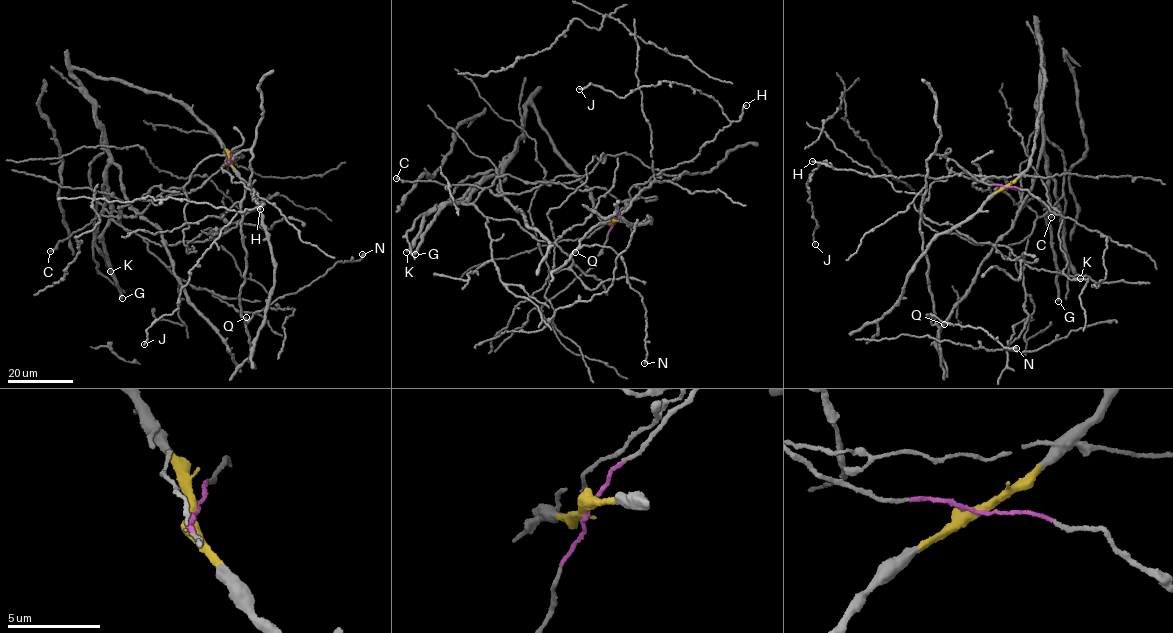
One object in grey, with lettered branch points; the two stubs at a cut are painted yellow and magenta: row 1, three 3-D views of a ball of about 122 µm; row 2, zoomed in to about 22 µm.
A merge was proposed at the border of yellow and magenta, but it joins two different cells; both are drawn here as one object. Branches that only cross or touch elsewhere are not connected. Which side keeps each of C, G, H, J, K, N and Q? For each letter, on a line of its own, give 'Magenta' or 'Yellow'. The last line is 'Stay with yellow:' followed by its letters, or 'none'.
C: Magenta
G: Yellow
H: Magenta
J: Magenta
K: Yellow
N: Magenta
Q: Magenta
Stay with yellow: G, K

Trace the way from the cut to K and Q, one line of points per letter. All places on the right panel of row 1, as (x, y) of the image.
K: (1006, 186), (1027, 168), (1035, 147), (1046, 82), (1040, 40), (1043, 155), (1055, 183), (1065, 252), (1080, 278)
Q: (1006, 186), (982, 182), (942, 155), (926, 161), (920, 233), (935, 321), (939, 327), (944, 324)

